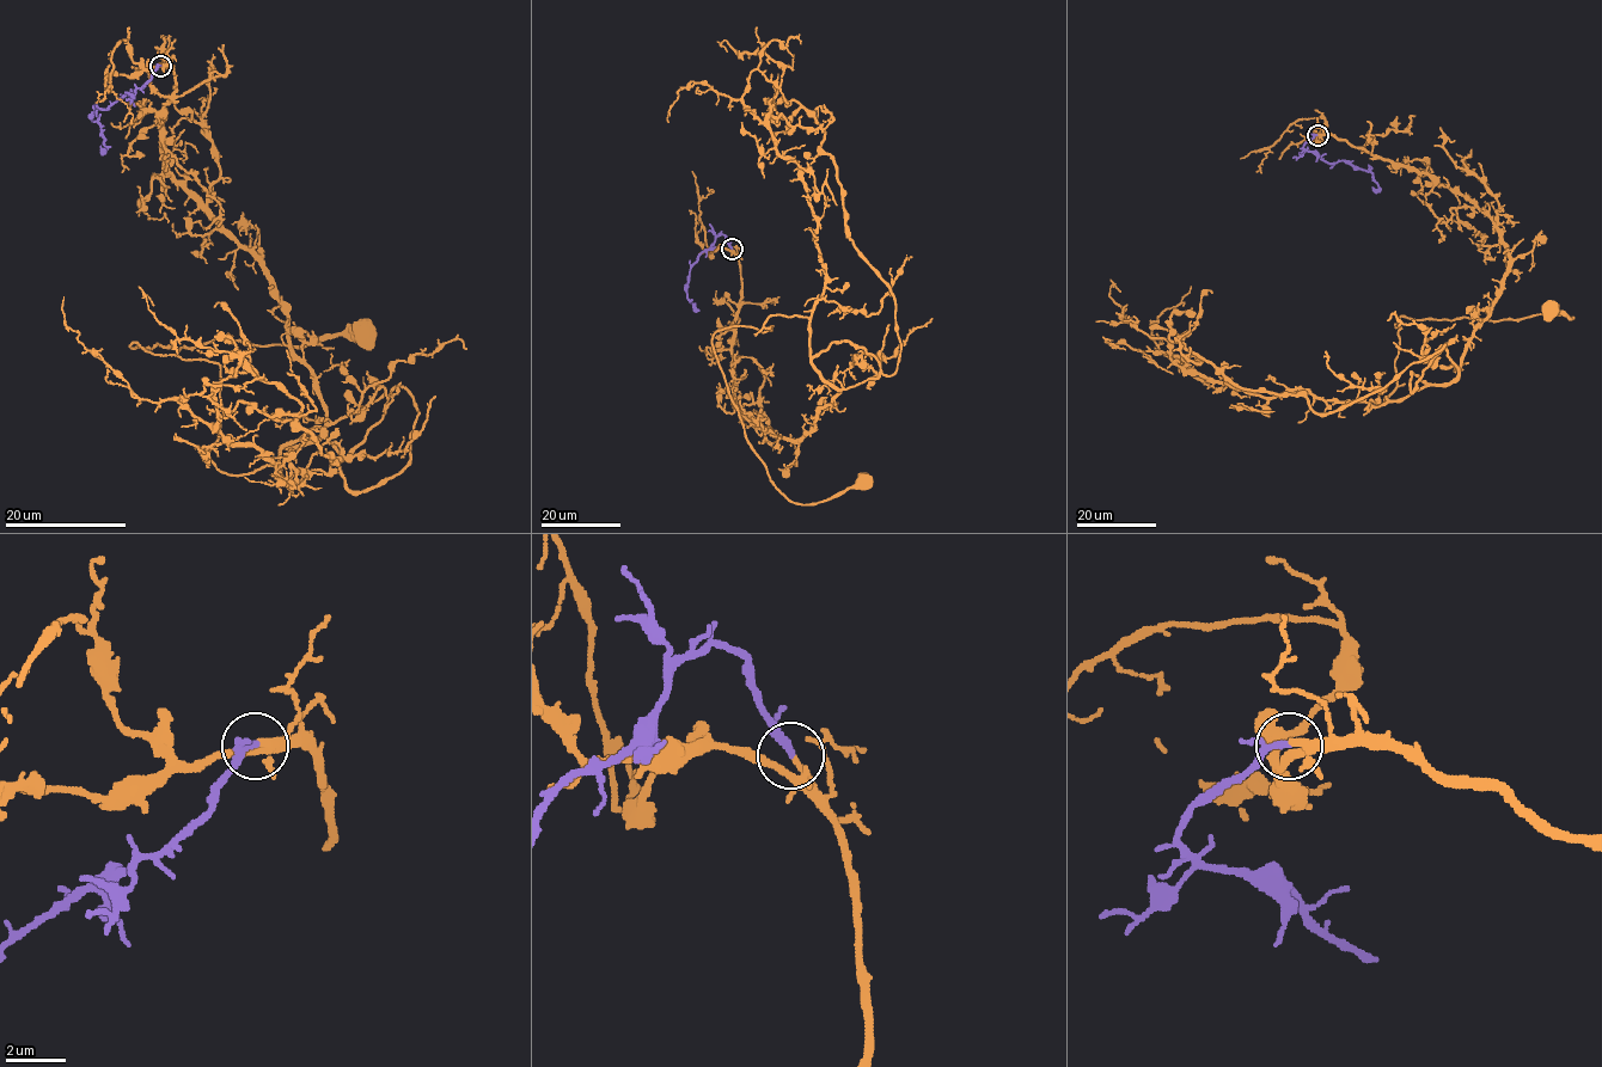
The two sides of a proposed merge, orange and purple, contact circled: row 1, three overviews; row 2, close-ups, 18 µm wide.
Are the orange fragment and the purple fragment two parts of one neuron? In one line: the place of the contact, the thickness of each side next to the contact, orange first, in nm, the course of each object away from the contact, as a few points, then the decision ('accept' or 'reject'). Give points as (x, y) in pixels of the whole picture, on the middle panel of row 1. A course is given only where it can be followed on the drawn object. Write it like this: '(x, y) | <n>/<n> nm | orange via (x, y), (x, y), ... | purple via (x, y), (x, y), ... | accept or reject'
(732, 249) | 170/160 nm | orange via (732, 249), (733, 402), (798, 441), (839, 393), (807, 317), (719, 330), (745, 437), (795, 503), (862, 482) | purple via (731, 249), (726, 237), (720, 234), (698, 256), (688, 283), (686, 298), (695, 310), (692, 304) | accept

